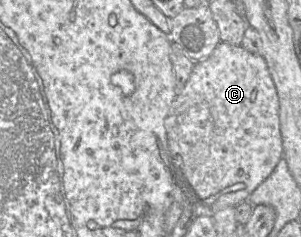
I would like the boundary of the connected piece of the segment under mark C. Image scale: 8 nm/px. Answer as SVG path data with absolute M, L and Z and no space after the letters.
M220 42L215 50L206 58L196 61L192 73L184 85L178 91L171 103L170 110L165 119L167 132L169 155L171 165L176 178L183 191L191 202L195 205L196 215L208 215L213 217L213 213L220 209L237 206L247 200L249 195L272 173L278 162L283 157L283 145L279 122L279 99L277 91L267 64L259 54L253 54L242 48L228 43Z

